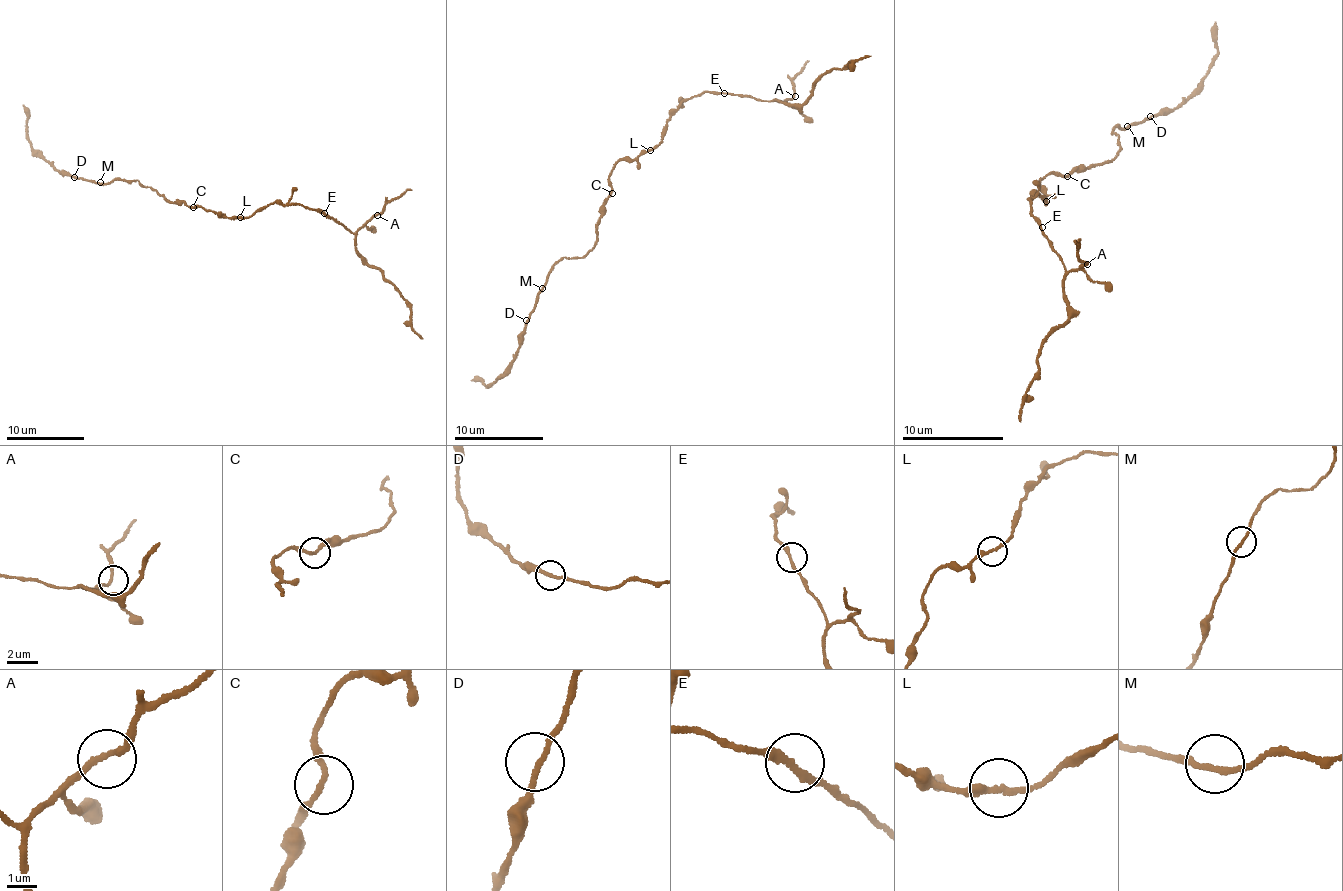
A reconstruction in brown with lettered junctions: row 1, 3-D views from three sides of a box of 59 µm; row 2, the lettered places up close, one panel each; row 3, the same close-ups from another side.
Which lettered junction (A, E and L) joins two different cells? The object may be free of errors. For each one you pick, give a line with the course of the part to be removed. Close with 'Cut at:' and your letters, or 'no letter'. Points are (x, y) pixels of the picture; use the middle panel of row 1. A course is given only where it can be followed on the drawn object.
Cut at: no letter

